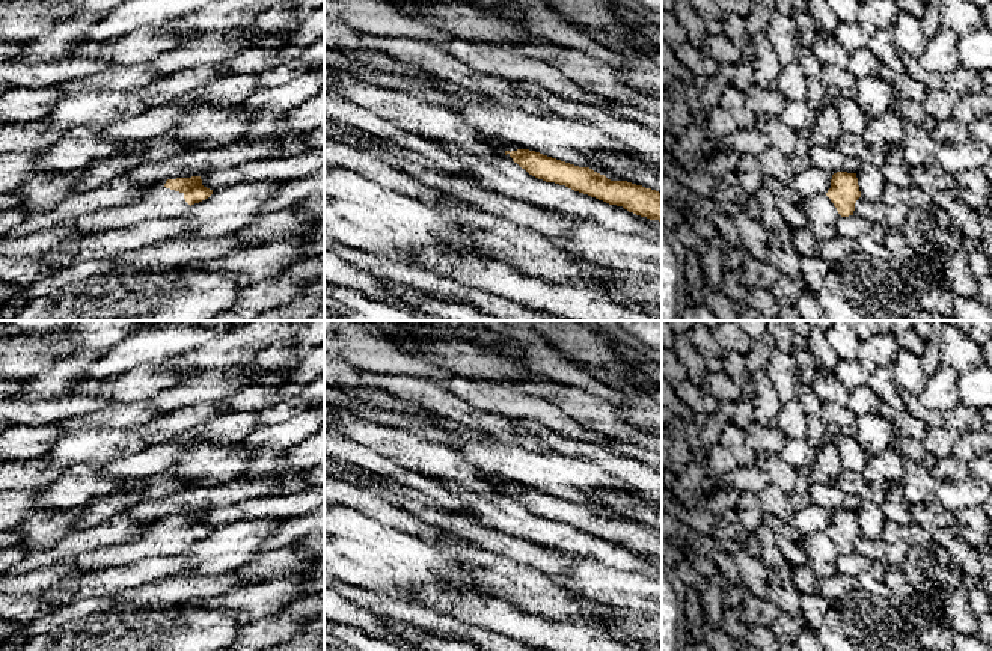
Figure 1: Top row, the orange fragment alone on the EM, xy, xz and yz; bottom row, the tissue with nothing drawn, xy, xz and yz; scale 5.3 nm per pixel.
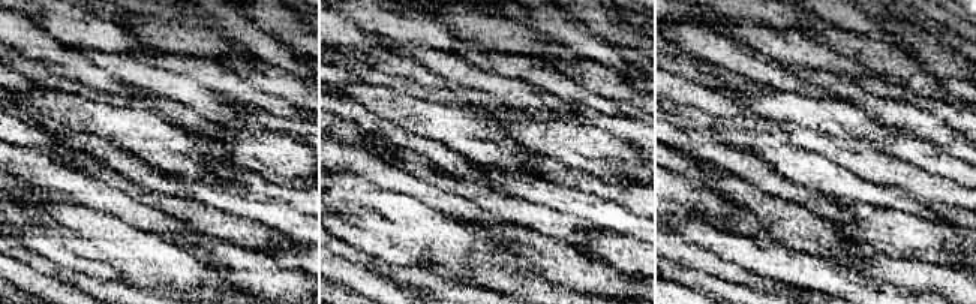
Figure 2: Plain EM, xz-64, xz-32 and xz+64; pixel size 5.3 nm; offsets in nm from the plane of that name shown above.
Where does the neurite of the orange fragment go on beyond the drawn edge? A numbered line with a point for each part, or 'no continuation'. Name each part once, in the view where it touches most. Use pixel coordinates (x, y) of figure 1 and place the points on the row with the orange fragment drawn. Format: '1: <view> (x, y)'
1: xy (159, 202)

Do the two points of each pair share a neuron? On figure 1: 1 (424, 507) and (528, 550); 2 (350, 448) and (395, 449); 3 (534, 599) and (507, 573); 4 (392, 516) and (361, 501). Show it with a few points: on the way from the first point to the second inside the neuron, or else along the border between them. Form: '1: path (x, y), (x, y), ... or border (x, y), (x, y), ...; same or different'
1: path (450, 522), (502, 544); same
2: border (339, 433), (400, 464); different
3: path (528, 592), (513, 579); same
4: path (385, 513), (368, 505); same

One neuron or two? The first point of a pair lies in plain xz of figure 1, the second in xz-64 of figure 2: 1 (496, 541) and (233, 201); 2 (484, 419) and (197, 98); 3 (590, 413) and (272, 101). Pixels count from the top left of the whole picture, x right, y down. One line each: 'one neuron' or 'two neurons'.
1: two neurons
2: one neuron
3: two neurons

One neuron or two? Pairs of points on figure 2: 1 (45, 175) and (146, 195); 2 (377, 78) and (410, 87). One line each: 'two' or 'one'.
1: two
2: one

